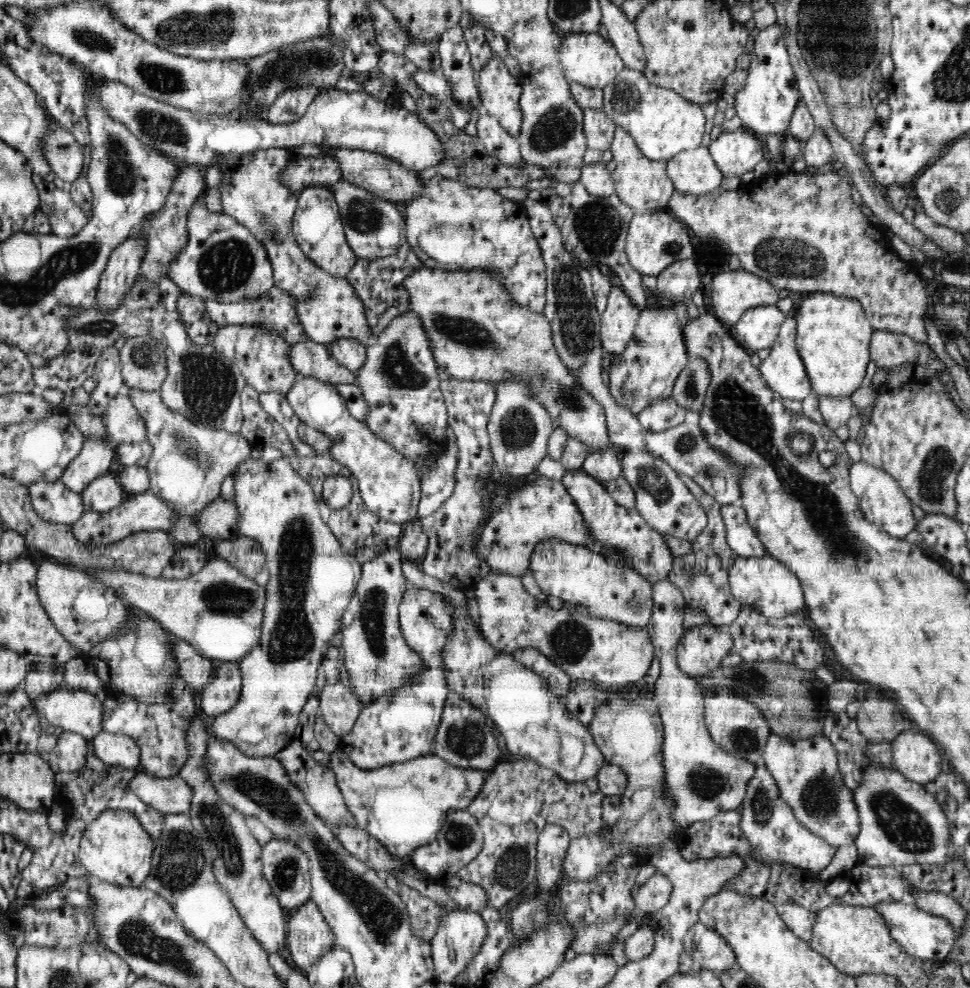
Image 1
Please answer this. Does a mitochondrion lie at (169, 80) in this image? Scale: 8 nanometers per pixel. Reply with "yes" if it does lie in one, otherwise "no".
yes

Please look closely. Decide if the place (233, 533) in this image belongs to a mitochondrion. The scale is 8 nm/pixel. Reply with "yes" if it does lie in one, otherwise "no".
no

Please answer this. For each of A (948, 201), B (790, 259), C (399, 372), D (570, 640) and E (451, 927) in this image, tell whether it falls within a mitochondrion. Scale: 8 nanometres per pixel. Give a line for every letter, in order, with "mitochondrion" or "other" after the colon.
A: mitochondrion
B: mitochondrion
C: mitochondrion
D: mitochondrion
E: other

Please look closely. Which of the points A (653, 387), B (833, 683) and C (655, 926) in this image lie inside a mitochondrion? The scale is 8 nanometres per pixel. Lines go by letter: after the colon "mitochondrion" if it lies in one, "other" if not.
A: other
B: other
C: other

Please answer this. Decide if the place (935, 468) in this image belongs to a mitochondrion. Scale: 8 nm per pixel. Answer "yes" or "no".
yes

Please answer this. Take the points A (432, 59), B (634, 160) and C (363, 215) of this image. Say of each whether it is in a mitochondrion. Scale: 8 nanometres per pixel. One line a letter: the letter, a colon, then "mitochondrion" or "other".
A: other
B: other
C: mitochondrion

